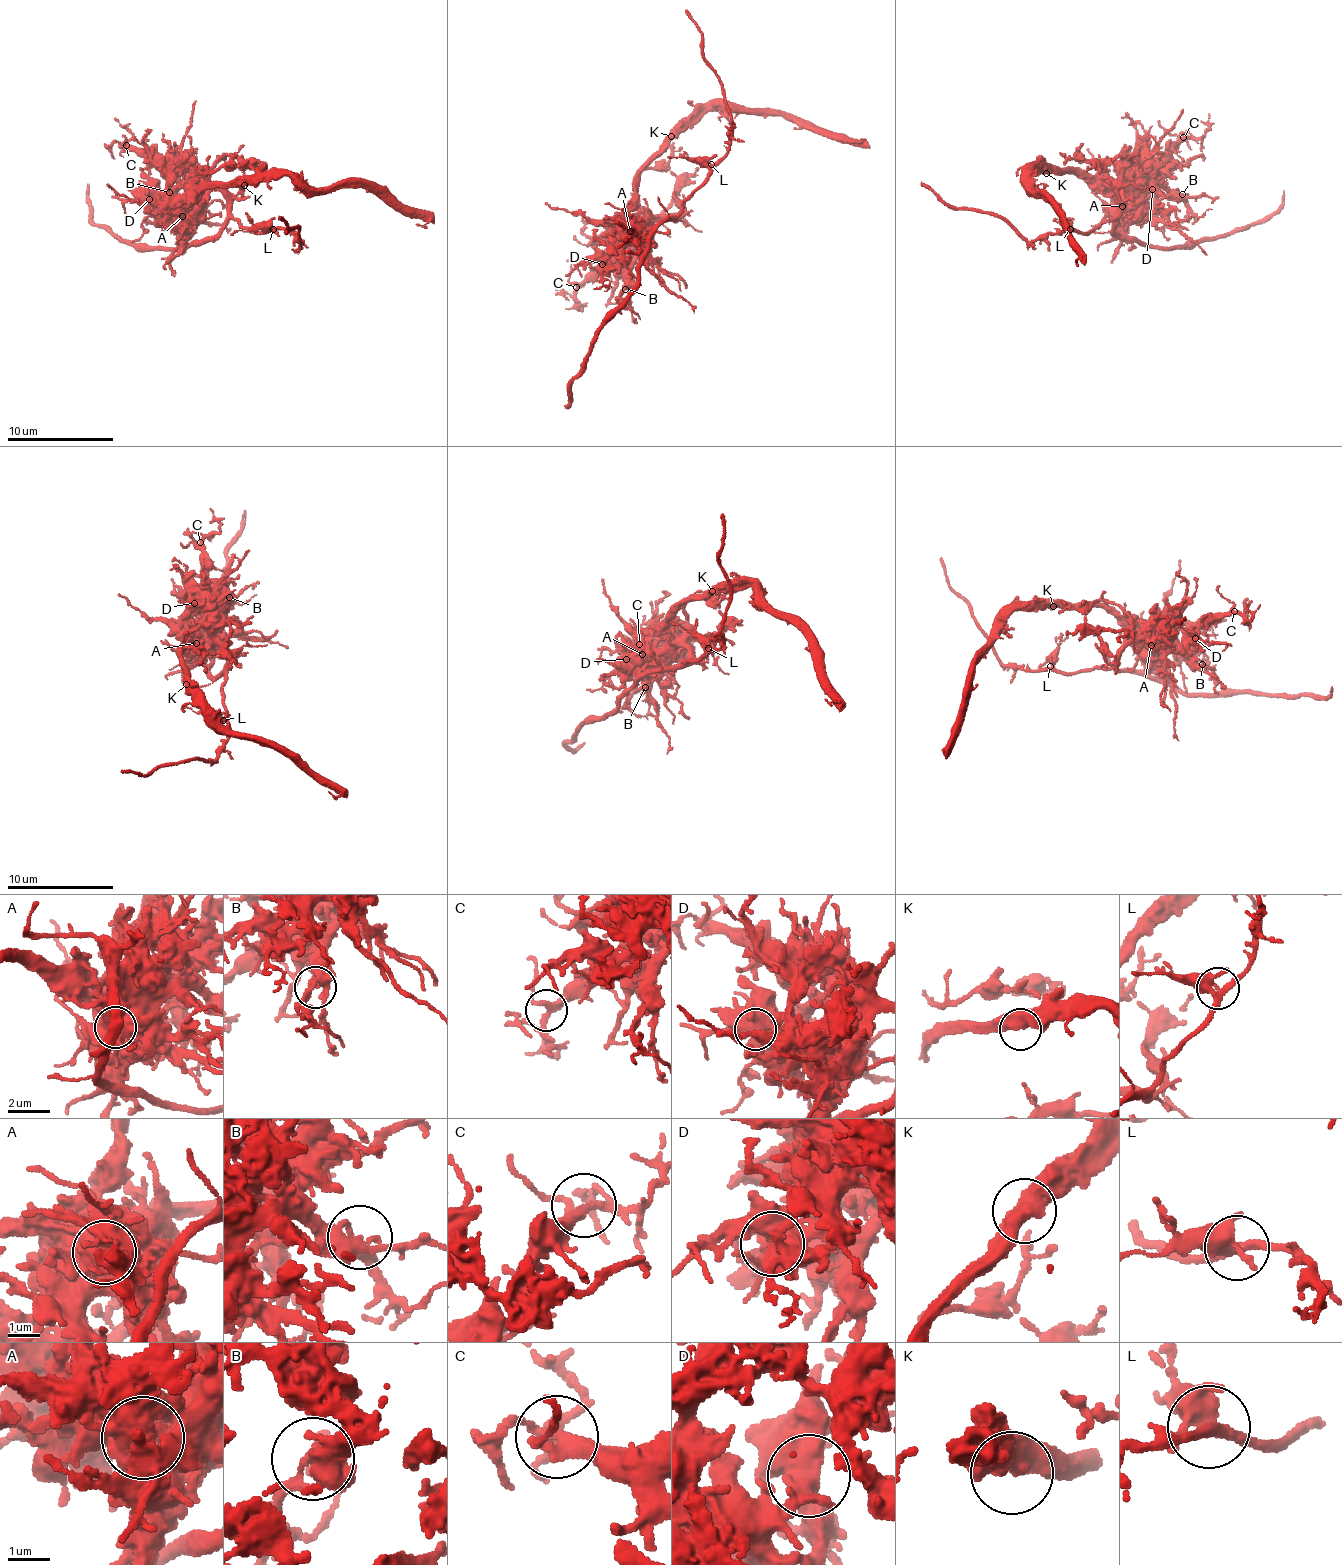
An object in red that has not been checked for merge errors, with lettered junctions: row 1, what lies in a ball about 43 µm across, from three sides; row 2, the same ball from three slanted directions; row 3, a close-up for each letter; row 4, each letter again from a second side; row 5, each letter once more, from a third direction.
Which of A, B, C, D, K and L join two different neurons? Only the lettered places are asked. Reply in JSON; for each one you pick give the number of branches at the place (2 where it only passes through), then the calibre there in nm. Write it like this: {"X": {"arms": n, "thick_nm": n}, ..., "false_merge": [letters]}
{"A": {"arms": 1, "thick_nm": 1200}, "false_merge": ["A"]}

